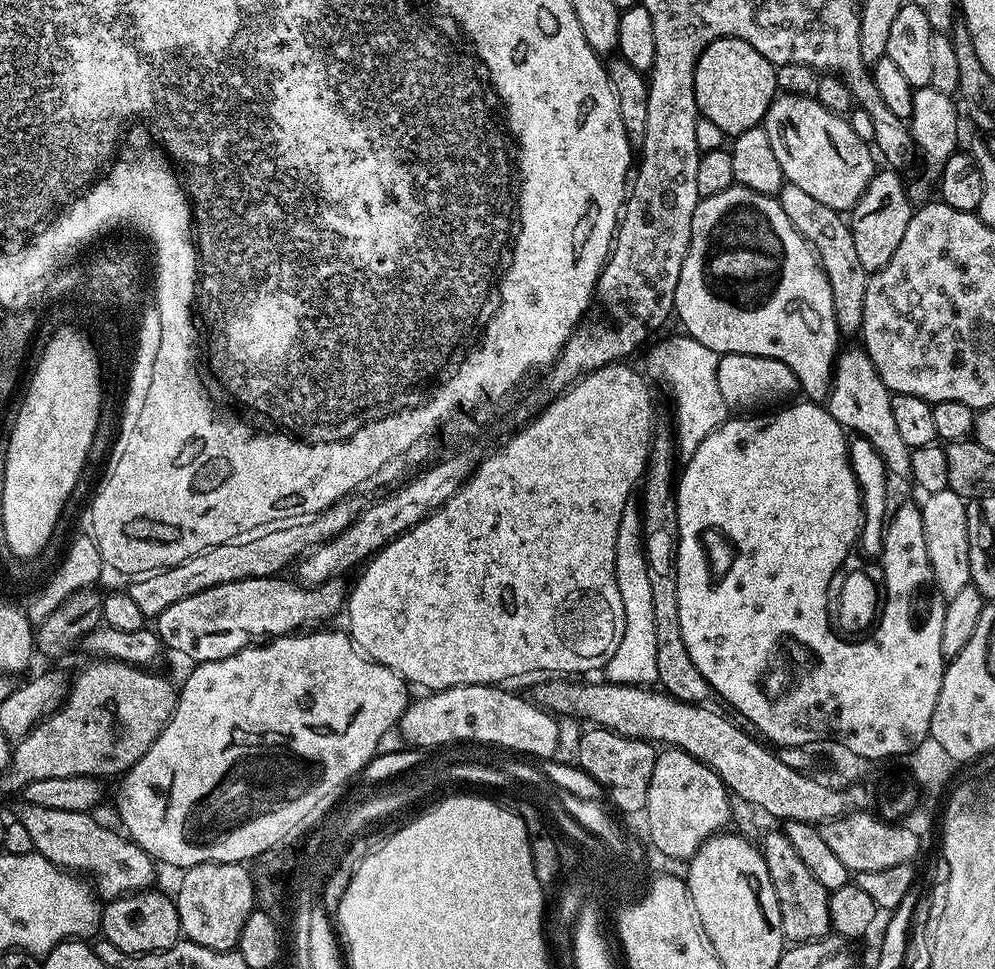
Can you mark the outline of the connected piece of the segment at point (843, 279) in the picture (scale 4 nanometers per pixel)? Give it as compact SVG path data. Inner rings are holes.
M785 183L778 193L778 199L782 210L786 210L786 218L790 218L790 222L801 232L804 239L816 252L818 259L820 259L822 270L830 282L830 298L834 306L834 318L836 319L837 328L844 334L848 334L848 332L859 333L862 326L862 306L866 302L866 286L868 285L870 273L865 270L862 266L862 261L858 258L849 221L845 217L843 220L840 217L843 215L837 209L830 206L822 206L822 202L818 202L818 198L810 198L810 194L806 194L806 190L801 190L799 186L794 186L793 184Z

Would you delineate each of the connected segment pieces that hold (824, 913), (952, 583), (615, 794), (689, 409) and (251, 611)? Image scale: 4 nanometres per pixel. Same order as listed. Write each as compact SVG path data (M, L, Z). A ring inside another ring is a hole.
M783 830L763 833L758 847L764 854L766 870L770 874L770 882L774 882L774 894L778 894L778 910L782 914L782 930L785 941L801 944L807 940L820 940L832 932L830 926L830 906L828 905L828 889L806 870L802 858L790 846L790 838L786 838Z
M948 487L946 490L927 493L923 497L924 504L919 505L922 518L922 534L926 538L926 554L934 574L934 582L944 595L945 601L954 597L971 584L970 574L970 542L968 541L968 504L964 497L954 494Z
M608 728L587 729L576 744L575 763L601 786L603 795L620 812L643 813L648 806L650 774L654 774L657 749L649 741L619 736Z
M679 335L662 341L653 350L652 368L664 379L664 384L668 387L669 394L672 395L672 416L676 419L676 424L674 423L676 451L679 459L687 462L694 454L694 450L698 450L698 446L702 446L702 442L706 442L706 438L710 438L714 429L720 428L724 425L725 420L729 419L730 409L723 401L722 393L718 388L718 368L722 357L721 353L710 350L710 346L702 346L702 342L698 342L692 336Z
M279 575L251 576L245 580L210 586L210 590L190 594L190 598L182 598L182 602L174 602L174 606L162 610L162 614L154 620L154 627L160 636L161 645L165 649L173 648L174 651L189 656L192 662L221 660L238 654L243 648L249 647L250 642L259 641L261 638L287 636L305 626L315 625L312 624L315 620L328 620L339 612L341 615L346 604L346 584L344 588L343 579L333 578L324 584L311 586L293 582L291 579L290 581L280 579L284 578Z

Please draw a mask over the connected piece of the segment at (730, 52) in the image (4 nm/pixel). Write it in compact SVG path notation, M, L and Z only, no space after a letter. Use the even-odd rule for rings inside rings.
M722 36L715 40L698 58L691 95L701 117L718 125L729 137L757 127L778 95L777 65L771 64L754 46L736 36Z

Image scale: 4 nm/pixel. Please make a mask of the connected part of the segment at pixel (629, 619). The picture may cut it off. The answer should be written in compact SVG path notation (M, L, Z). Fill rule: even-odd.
M629 506L624 511L618 526L616 581L618 594L622 594L624 633L616 643L610 662L603 666L603 679L609 684L655 685L658 681L658 645L654 635L654 602L650 591L650 577L646 574L642 512L636 506Z

